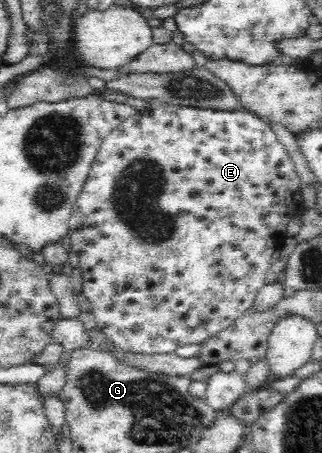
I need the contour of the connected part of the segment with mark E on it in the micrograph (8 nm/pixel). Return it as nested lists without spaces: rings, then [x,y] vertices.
[[[157,103],[153,108],[138,111],[121,121],[102,139],[68,223],[71,247],[79,258],[77,267],[82,274],[82,295],[91,304],[91,313],[100,332],[118,350],[154,355],[175,352],[183,345],[201,344],[216,337],[223,329],[231,328],[254,305],[259,289],[265,285],[271,257],[286,237],[285,227],[303,209],[302,188],[303,183],[285,146],[279,143],[267,122],[247,109],[217,111]]]

